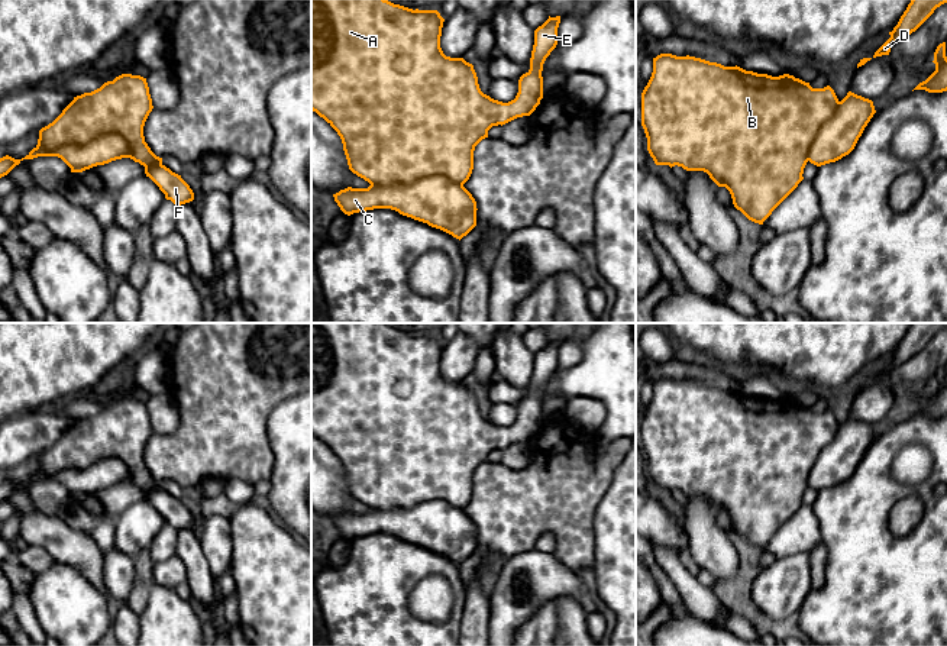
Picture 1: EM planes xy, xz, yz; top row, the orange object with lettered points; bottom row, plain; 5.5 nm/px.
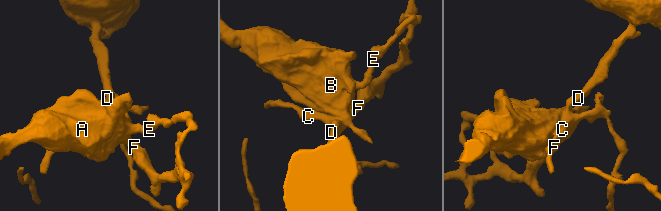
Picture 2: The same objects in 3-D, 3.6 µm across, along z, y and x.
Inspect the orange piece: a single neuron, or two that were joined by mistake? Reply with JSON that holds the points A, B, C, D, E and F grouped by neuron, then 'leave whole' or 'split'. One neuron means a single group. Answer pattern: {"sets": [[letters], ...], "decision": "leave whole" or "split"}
{"sets": [["A", "B", "E"], ["C", "D", "F"]], "decision": "split"}

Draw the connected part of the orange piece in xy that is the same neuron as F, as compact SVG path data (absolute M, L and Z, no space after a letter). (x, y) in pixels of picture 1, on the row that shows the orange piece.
M145 165L145 174L159 187L165 198L174 204L181 206L194 200L190 185L181 175L172 172L165 165Z

